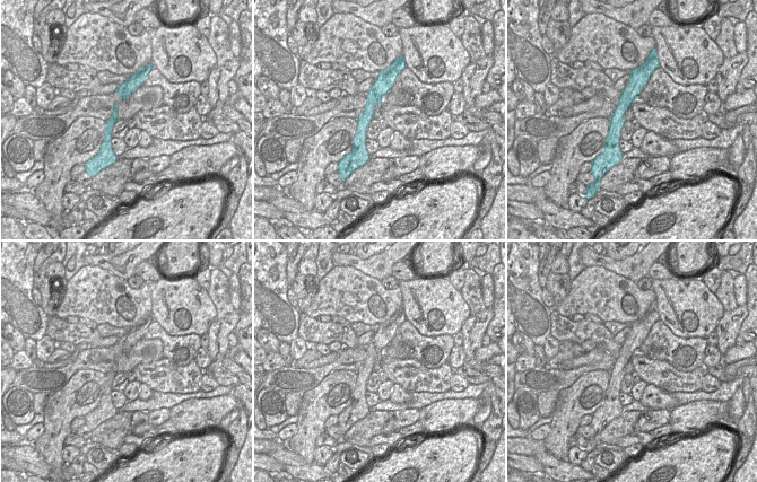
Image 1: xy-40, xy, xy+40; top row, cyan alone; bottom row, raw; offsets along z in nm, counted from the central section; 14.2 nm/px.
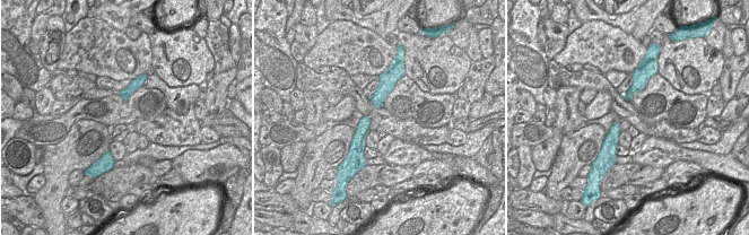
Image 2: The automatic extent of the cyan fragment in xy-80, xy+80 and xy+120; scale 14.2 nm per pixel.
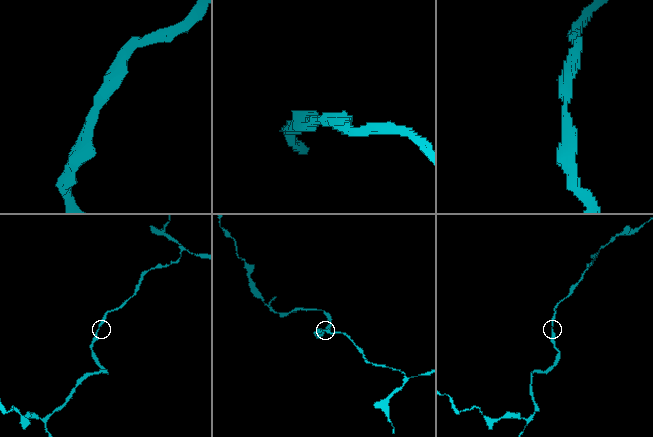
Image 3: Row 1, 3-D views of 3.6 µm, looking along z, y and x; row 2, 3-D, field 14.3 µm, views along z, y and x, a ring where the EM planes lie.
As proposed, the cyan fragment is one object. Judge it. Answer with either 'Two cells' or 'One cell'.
One cell

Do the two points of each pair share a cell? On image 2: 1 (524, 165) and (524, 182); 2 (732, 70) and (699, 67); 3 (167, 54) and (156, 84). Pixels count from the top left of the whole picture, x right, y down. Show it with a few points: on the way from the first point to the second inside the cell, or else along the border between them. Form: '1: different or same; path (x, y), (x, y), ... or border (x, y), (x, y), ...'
1: same; path (524, 170), (524, 177)
2: different; border (725, 59), (722, 66), (722, 74), (717, 80)
3: different; border (155, 72), (168, 86), (183, 87)

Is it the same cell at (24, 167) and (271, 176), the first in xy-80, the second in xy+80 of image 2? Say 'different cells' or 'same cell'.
same cell

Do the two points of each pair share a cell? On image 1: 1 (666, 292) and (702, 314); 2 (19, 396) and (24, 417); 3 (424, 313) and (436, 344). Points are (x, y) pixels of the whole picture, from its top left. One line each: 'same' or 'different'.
1: same
2: same
3: different

